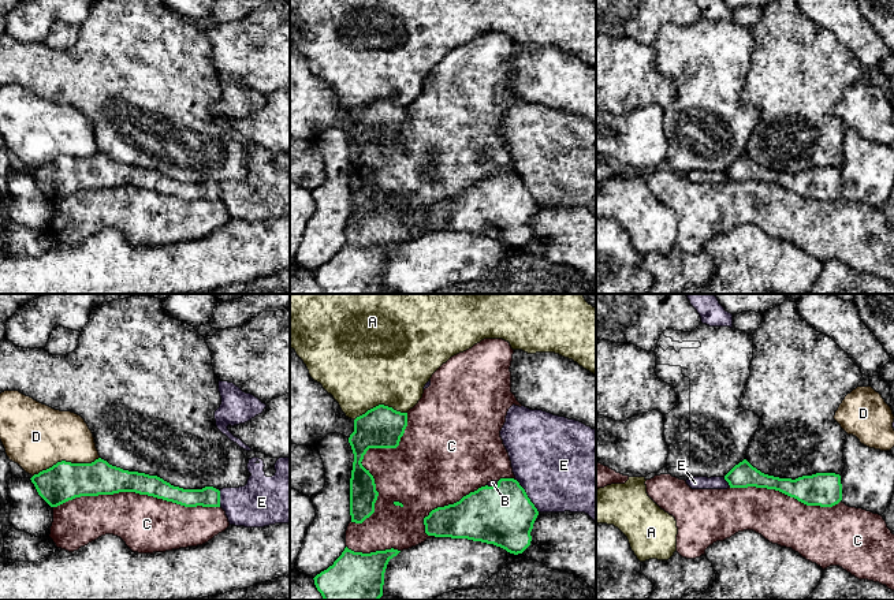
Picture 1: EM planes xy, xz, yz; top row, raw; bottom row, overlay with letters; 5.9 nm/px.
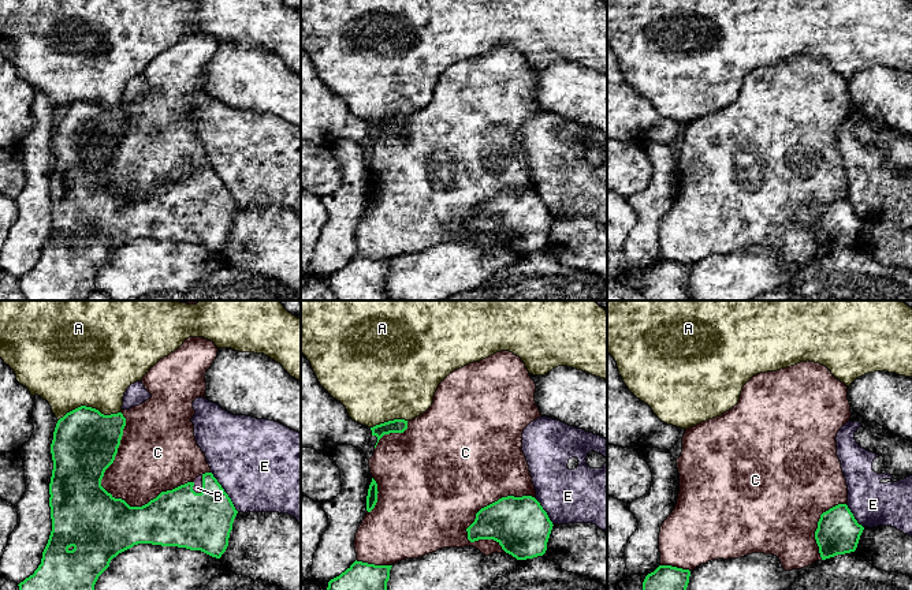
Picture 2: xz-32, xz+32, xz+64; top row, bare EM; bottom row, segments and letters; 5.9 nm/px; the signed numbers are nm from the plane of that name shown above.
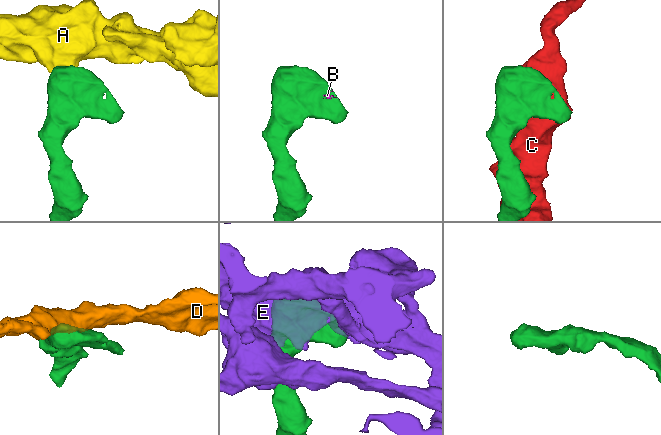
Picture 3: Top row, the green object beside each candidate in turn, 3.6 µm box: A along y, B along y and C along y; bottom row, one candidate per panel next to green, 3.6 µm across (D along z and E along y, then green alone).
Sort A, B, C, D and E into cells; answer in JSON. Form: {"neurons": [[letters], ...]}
{"neurons": [["A"], ["B"], ["C"], ["D"], ["E"]]}

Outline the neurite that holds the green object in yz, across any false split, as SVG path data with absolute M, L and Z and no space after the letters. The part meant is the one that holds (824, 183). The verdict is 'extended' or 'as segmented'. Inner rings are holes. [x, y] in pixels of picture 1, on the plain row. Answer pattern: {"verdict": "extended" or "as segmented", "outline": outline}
{"verdict": "as segmented", "outline": "M744 153L724 169L724 174L730 182L775 183L807 200L832 201L842 194L841 169L835 167L816 167L796 174L779 172L761 167Z"}

